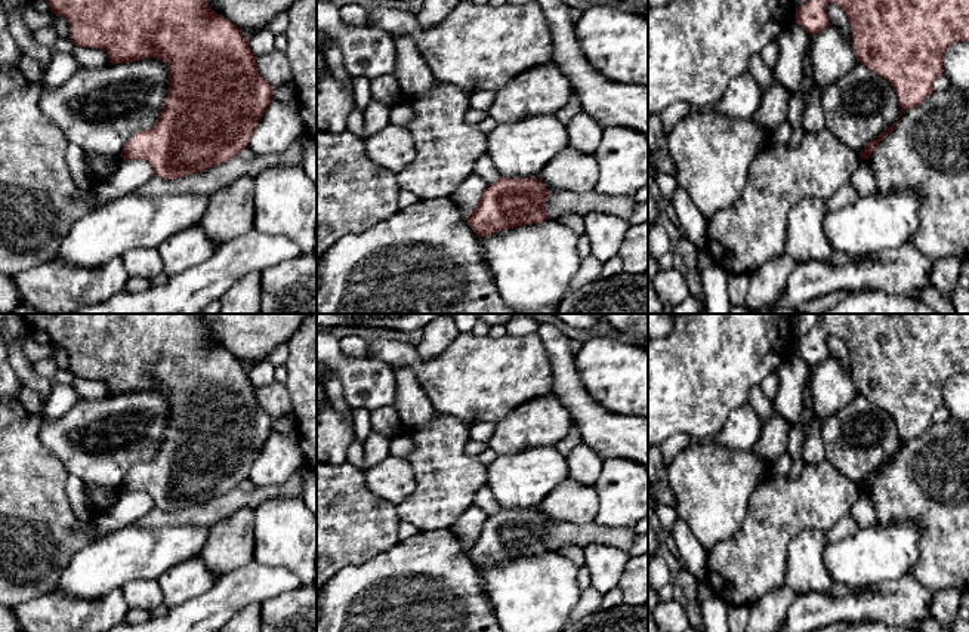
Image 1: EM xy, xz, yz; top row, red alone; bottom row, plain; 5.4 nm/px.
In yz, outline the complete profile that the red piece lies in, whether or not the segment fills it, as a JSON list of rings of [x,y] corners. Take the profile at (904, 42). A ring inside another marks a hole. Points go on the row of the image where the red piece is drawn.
[[[808,0],[796,7],[796,24],[809,34],[817,34],[830,25],[825,6],[837,4],[848,16],[852,49],[857,62],[885,78],[897,92],[899,117],[922,104],[935,89],[933,81],[942,75],[942,58],[947,49],[959,41],[969,41],[969,0]]]

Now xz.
[[[502,176],[487,185],[466,221],[478,237],[538,223],[550,219],[544,209],[547,197],[549,189],[536,176],[522,179]]]

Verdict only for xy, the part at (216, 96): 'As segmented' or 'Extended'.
As segmented

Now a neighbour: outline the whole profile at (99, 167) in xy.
[[[89,154],[84,155],[84,166],[89,178],[92,178],[95,182],[104,182],[115,173],[120,160],[121,157]]]

